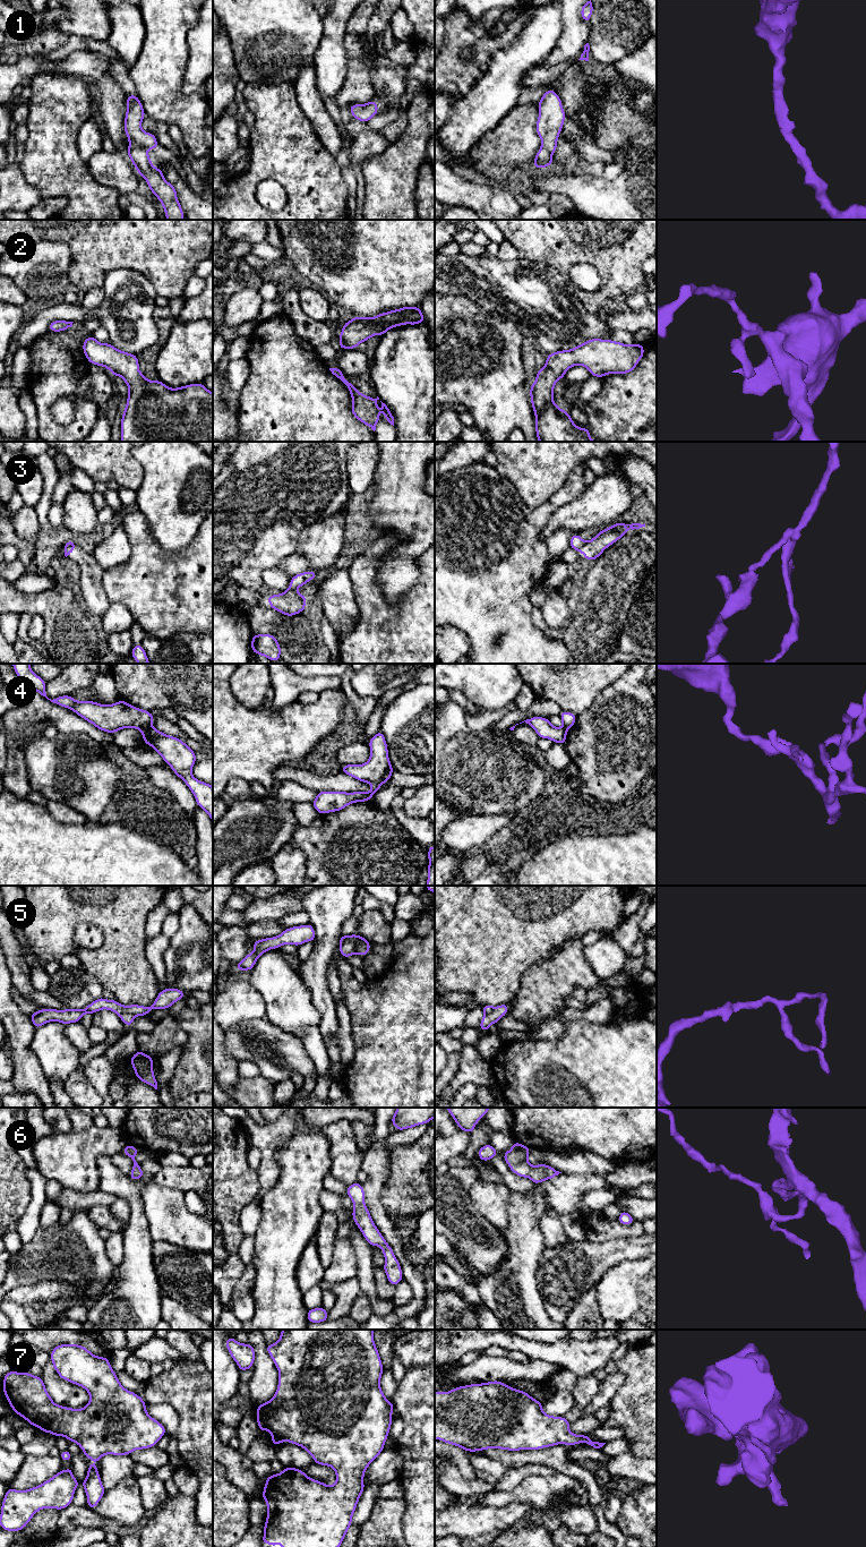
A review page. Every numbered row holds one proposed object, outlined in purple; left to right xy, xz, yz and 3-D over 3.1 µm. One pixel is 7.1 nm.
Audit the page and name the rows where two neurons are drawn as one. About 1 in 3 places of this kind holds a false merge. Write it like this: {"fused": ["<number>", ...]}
{"fused": ["3", "4", "5", "6"]}

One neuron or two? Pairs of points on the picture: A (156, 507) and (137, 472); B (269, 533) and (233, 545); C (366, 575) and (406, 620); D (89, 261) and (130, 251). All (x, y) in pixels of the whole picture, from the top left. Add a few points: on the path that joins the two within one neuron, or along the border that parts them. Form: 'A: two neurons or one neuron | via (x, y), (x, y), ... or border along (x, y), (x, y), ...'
A: two neurons | border along (131, 455), (144, 470), (144, 479), (136, 492)
B: one neuron | via (260, 533), (245, 533), (242, 536)
C: one neuron | via (366, 590), (392, 620)
D: one neuron | via (100, 251), (120, 251)

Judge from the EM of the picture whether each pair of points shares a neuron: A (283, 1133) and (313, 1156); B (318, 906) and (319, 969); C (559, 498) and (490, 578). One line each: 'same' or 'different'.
A: different
B: same
C: same

